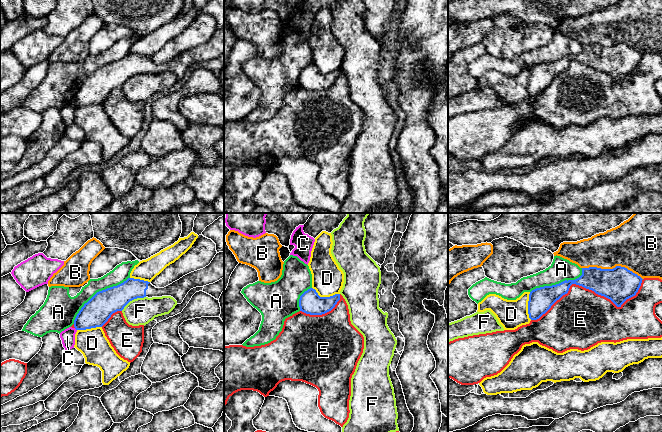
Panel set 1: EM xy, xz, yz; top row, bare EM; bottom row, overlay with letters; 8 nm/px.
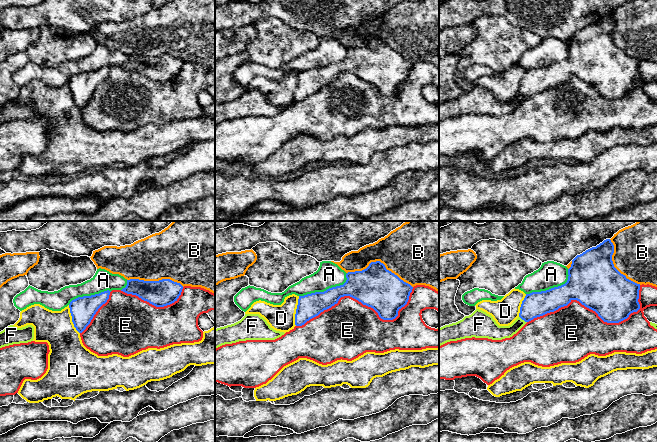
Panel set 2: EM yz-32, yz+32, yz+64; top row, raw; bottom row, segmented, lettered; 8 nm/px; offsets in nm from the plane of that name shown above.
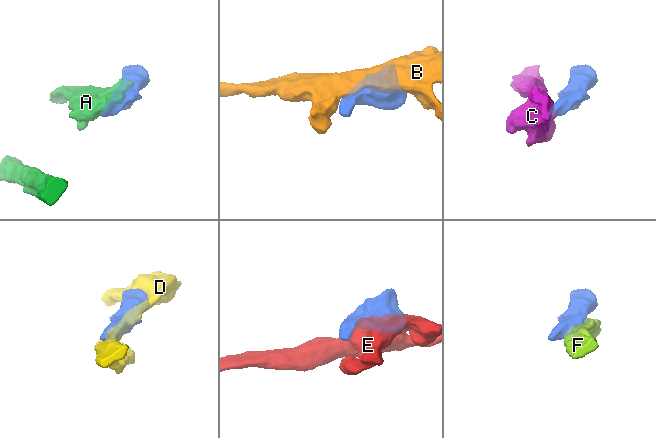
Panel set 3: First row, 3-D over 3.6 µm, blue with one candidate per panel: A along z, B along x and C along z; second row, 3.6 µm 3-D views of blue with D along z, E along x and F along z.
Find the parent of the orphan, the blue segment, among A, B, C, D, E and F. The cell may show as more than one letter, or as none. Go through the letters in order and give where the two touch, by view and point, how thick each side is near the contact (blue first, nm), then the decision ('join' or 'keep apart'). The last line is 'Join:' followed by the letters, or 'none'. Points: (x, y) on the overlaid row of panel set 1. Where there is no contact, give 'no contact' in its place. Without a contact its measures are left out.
A: xy (97, 292) | 220/160 nm | keep apart
B: yz (613, 268) | 280/380 nm | keep apart
C: no contact | keep apart
D: xz (325, 297) | 180/260 nm | keep apart
E: yz (589, 289) | 280/480 nm | keep apart
F: xy (133, 299) | 220/220 nm | keep apart
Join: none

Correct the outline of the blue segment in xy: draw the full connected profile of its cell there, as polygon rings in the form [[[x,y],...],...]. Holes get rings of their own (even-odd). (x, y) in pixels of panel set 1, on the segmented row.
[[[224,251],[217,253],[211,263],[205,268],[191,272],[164,288],[156,288],[148,281],[128,278],[126,281],[117,286],[97,292],[87,303],[84,304],[77,314],[74,320],[74,327],[76,330],[102,327],[113,313],[122,311],[130,301],[137,298],[171,296],[177,301],[177,304],[181,304],[191,289],[213,284],[223,277]]]

